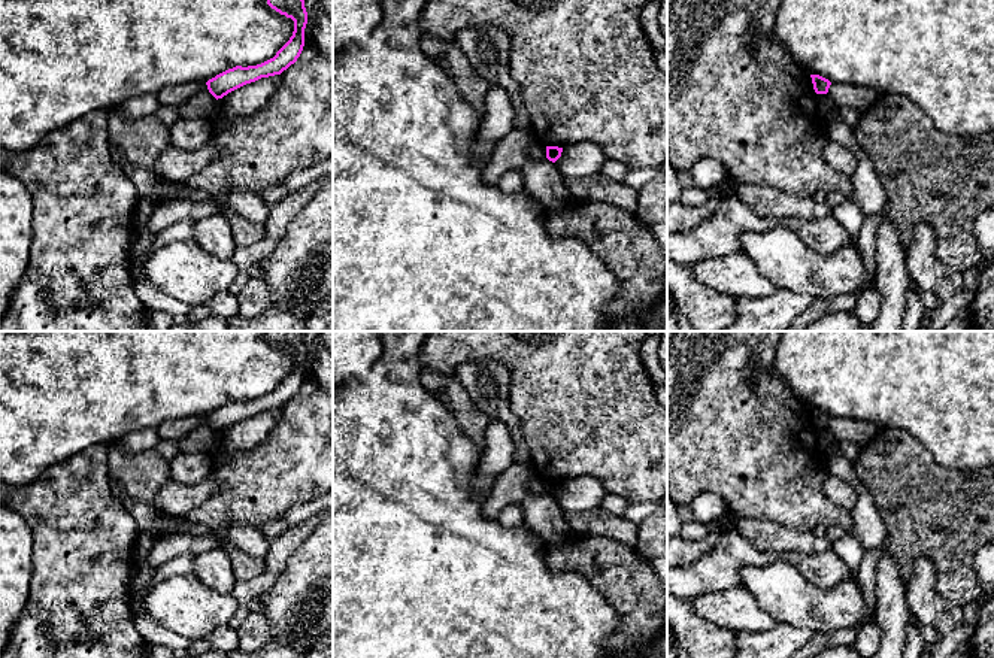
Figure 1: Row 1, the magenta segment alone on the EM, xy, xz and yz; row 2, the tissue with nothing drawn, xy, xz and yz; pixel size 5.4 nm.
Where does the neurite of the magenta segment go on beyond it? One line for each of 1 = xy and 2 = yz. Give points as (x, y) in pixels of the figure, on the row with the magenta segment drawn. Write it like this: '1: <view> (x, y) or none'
1: none
2: none

